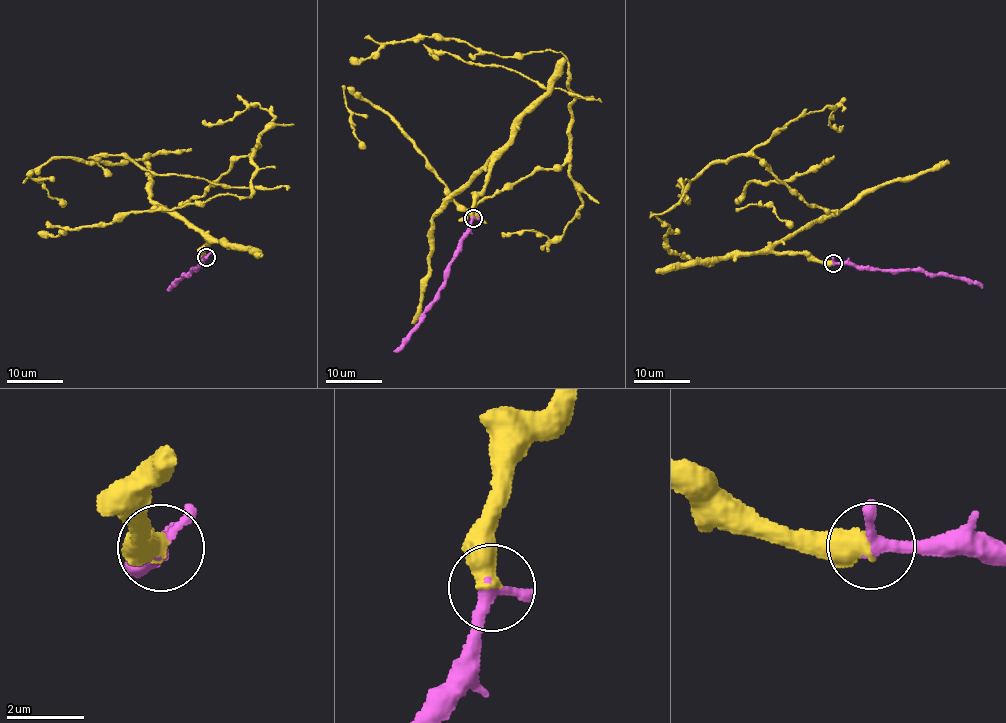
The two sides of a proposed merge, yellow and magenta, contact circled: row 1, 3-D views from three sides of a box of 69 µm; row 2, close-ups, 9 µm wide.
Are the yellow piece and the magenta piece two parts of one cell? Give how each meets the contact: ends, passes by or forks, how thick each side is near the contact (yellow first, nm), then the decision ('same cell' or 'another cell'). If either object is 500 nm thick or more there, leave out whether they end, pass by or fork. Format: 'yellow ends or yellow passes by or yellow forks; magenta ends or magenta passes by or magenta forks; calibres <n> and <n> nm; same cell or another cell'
calibres 600 and 280 nm; same cell

